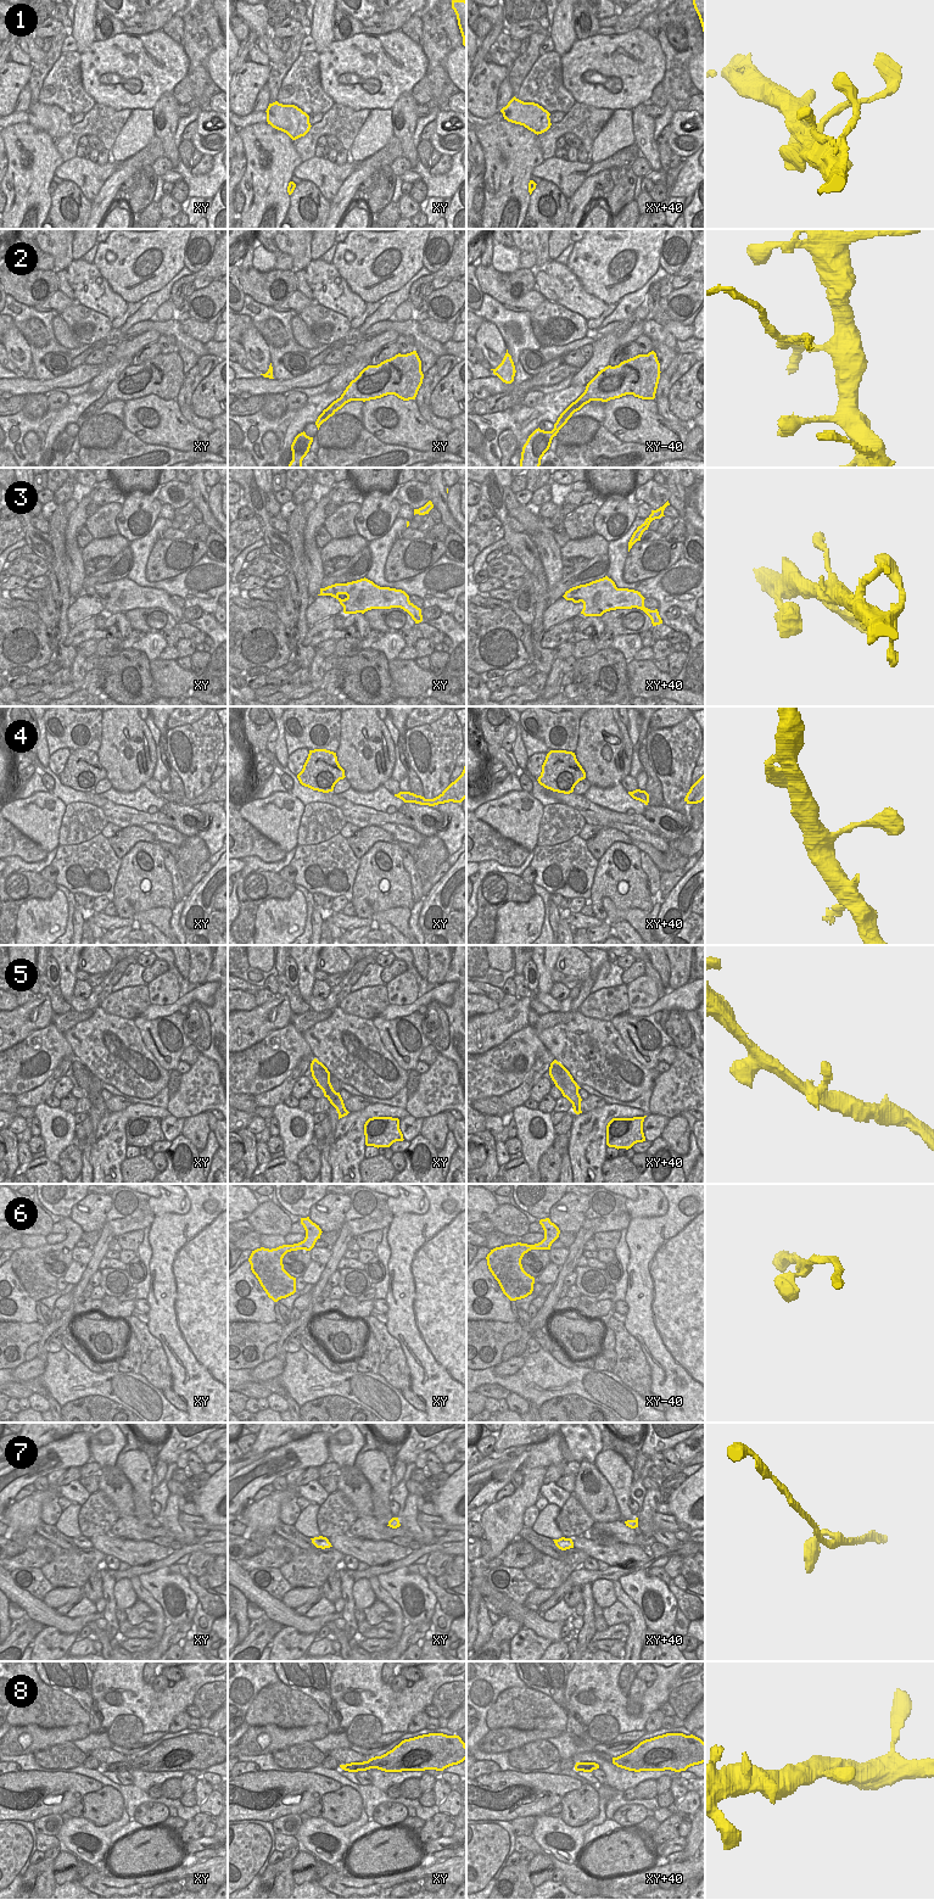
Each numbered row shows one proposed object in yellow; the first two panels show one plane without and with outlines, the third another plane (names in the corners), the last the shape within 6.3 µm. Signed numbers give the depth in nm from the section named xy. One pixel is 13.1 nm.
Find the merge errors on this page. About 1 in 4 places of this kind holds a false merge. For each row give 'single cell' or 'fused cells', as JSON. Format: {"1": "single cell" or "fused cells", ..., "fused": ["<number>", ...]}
{"1": "single cell", "2": "fused cells", "3": "single cell", "4": "single cell", "5": "single cell", "6": "single cell", "7": "single cell", "8": "single cell", "fused": ["2"]}

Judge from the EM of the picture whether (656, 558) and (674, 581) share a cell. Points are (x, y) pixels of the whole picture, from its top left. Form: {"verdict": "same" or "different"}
{"verdict": "different"}

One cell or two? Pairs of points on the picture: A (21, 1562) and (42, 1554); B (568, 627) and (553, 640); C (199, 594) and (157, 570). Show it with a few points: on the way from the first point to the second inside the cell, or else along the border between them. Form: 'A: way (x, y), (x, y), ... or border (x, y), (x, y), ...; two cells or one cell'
A: way (26, 1559), (37, 1558); one cell
B: way (564, 630), (557, 636); one cell
C: border (195, 564), (162, 580), (145, 579); two cells

